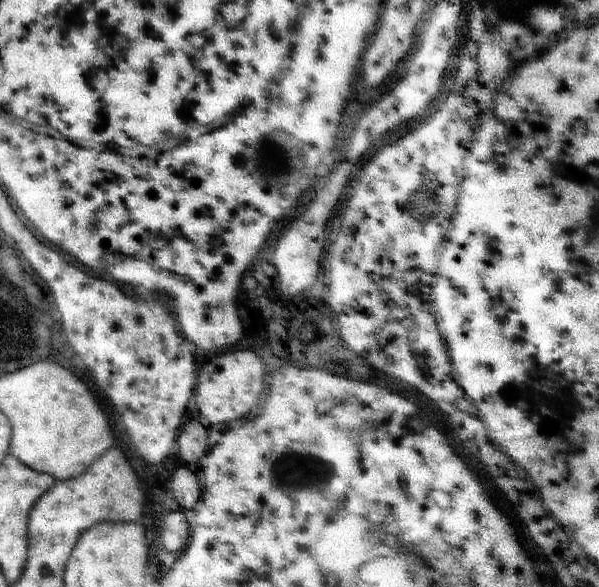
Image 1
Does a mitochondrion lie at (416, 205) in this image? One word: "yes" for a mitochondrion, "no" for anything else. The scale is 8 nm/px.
yes

